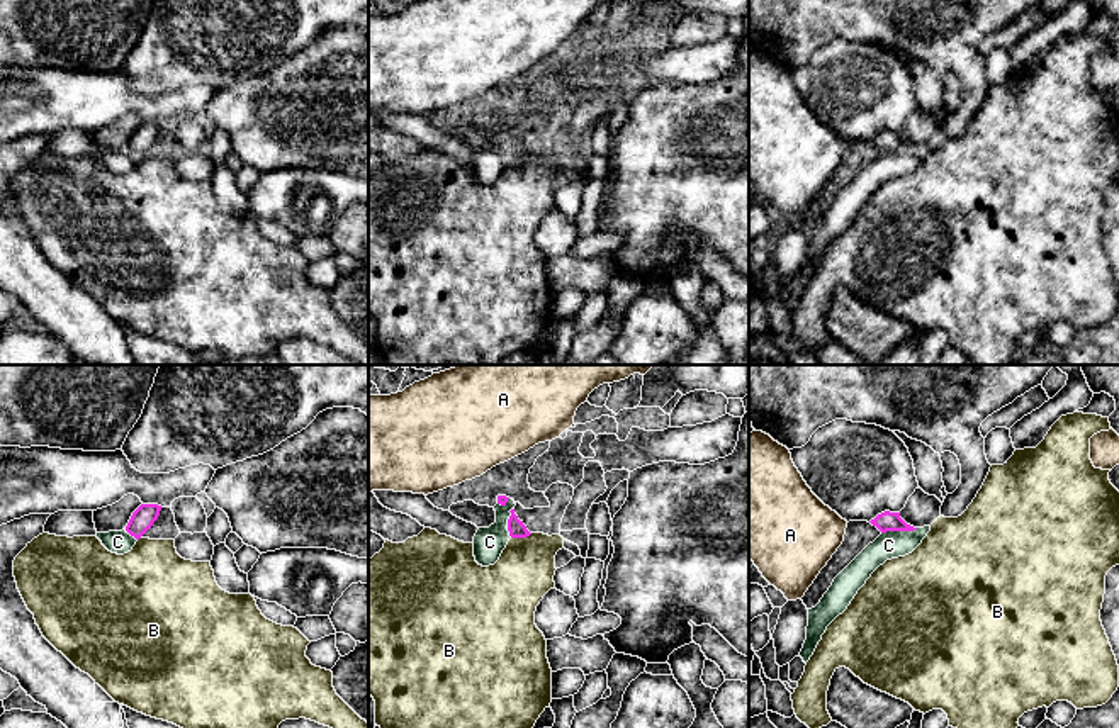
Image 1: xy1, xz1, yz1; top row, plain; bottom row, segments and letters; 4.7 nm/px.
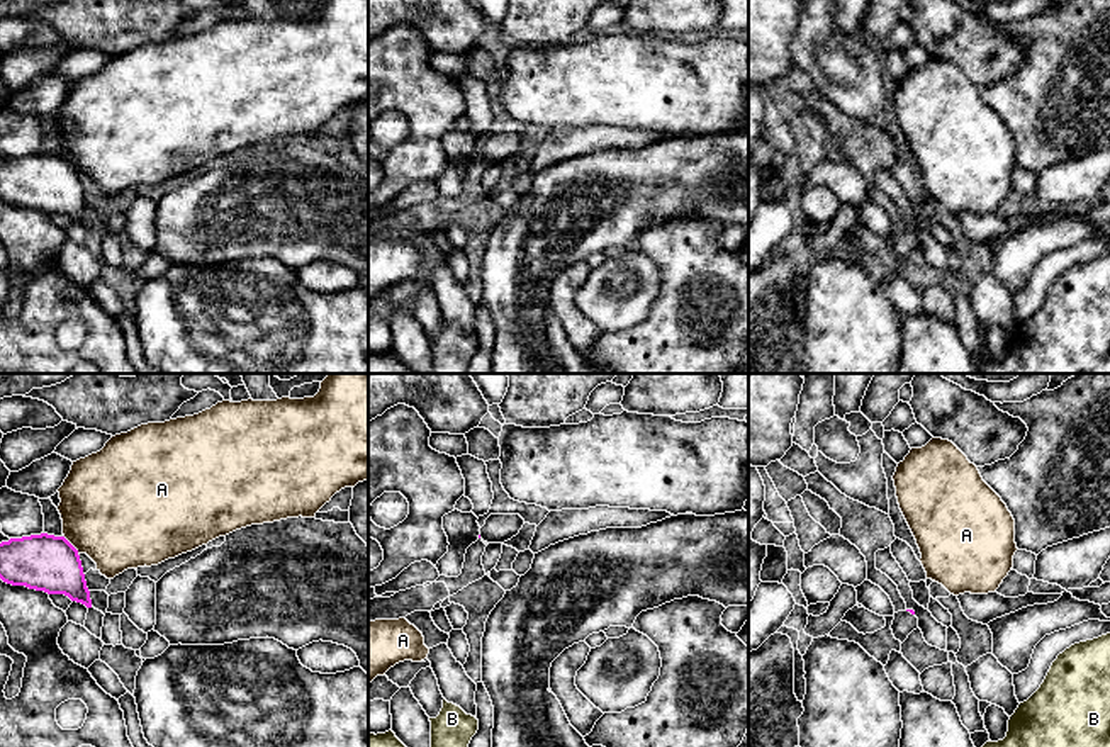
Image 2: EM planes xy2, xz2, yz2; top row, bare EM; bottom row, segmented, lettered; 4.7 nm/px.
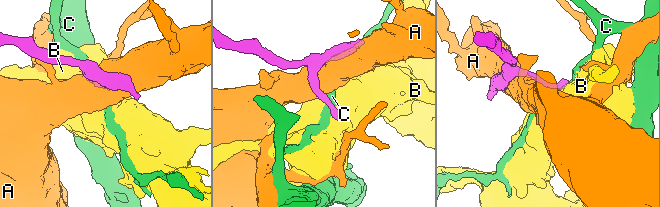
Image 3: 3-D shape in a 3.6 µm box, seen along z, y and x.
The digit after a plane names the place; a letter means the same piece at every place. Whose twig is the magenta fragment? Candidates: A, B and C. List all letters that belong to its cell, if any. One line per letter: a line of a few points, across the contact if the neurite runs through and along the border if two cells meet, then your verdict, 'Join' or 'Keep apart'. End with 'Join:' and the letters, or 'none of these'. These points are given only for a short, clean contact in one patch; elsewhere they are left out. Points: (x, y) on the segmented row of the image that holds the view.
A: Keep apart
B: Line: xz1 (532, 533), (511, 538). Keep apart
C: Line: yz1 (917, 528), (887, 530), (882, 533). Keep apart
Join: none of these

